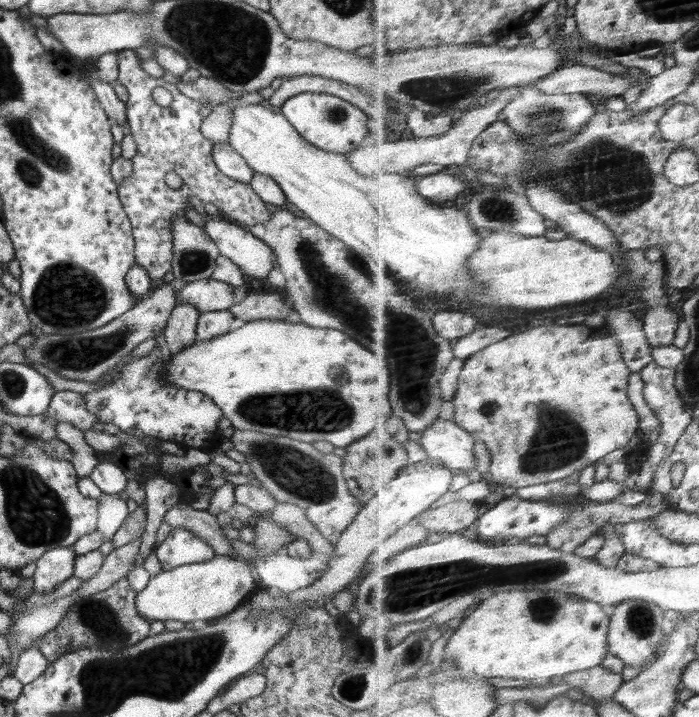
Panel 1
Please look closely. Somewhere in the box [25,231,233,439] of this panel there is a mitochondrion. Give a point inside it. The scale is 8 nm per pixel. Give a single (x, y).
(66, 293)

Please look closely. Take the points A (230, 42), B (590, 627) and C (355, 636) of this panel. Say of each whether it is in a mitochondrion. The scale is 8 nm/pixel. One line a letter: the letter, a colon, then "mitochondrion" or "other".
A: mitochondrion
B: other
C: other

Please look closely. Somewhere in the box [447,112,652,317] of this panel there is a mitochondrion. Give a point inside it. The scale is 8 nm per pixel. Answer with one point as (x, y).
(493, 207)

